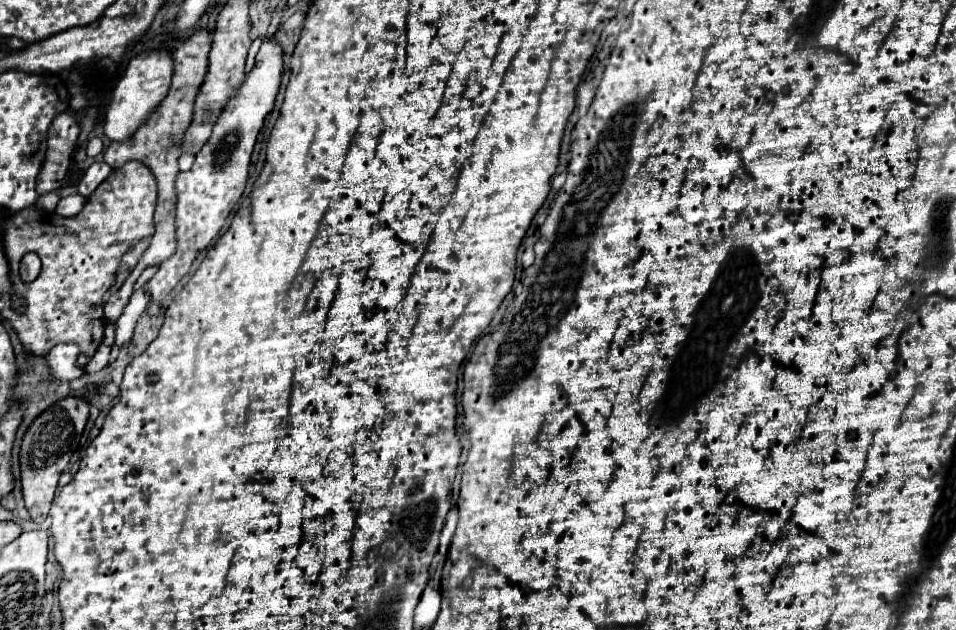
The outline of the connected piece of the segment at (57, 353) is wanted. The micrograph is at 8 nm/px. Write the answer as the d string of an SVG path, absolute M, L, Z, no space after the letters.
M73 342L57 344L51 350L49 368L51 368L51 374L55 376L55 380L69 382L83 374L83 370L77 366L77 356L79 356L79 346Z

